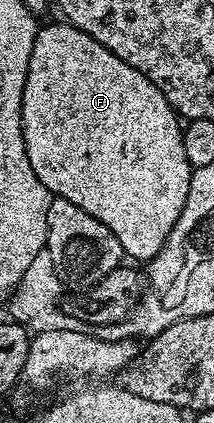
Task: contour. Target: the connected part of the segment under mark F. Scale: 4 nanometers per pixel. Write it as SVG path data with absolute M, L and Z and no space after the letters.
M66 20L59 21L52 22L49 26L41 25L37 29L34 52L30 52L26 84L22 92L20 127L24 137L26 156L30 160L30 168L34 176L38 176L40 183L48 189L49 195L70 200L70 204L78 204L82 212L90 212L94 220L102 220L102 224L106 224L106 228L110 228L110 232L118 236L118 244L122 244L124 253L129 259L137 258L141 264L147 264L160 251L166 236L170 236L170 228L174 228L186 204L186 196L190 192L190 180L194 167L190 164L190 160L186 160L186 147L182 144L181 119L166 100L166 96L162 96L162 92L154 84L150 84L150 80L146 80L146 76L138 72L138 68L130 68L126 60L118 60L118 56L114 56L110 48L102 48L102 44L94 40L94 36L86 36L86 32L82 32Z

